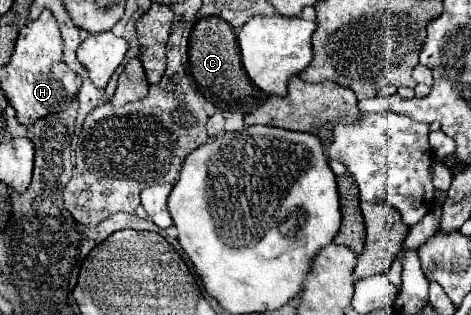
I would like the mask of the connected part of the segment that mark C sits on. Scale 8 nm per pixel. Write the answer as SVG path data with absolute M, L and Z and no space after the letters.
M217 16L201 18L195 24L189 38L189 64L191 64L191 74L195 76L197 84L207 88L213 96L221 100L241 100L253 92L253 84L241 64L241 54L235 40L235 32L225 20Z

